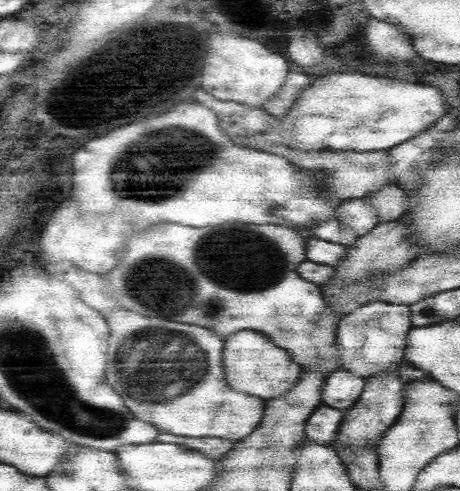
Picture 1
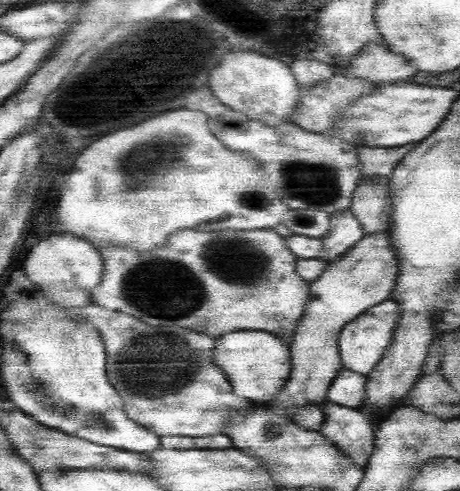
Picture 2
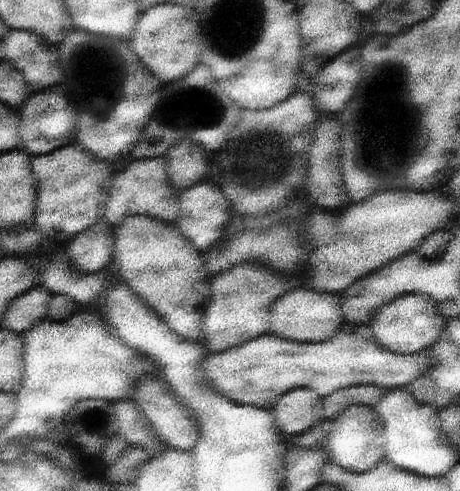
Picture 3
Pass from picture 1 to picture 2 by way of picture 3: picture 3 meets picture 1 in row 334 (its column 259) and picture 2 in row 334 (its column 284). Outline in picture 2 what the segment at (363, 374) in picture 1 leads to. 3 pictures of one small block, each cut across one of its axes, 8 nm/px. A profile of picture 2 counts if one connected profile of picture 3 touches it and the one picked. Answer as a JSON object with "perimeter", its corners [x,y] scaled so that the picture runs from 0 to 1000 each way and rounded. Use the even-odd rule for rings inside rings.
{"perimeter":[[[839,611],[839,615],[826,615],[809,627],[800,627],[791,640],[783,640],[765,656],[757,656],[735,684],[739,749],[800,766],[830,737],[848,697],[857,697],[857,680],[865,672],[870,640],[874,640],[870,619],[857,615],[857,611]]]}

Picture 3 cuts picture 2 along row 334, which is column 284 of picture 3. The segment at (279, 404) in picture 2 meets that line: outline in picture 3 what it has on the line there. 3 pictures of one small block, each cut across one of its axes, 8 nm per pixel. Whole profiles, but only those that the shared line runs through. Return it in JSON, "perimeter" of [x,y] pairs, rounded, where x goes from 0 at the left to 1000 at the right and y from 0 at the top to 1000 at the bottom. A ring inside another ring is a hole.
{"perimeter":[[[641,587],[615,607],[607,607],[598,623],[598,684],[611,692],[641,692],[654,701],[693,701],[733,680],[746,664],[746,607],[741,599],[707,599],[680,595],[663,587]]]}

